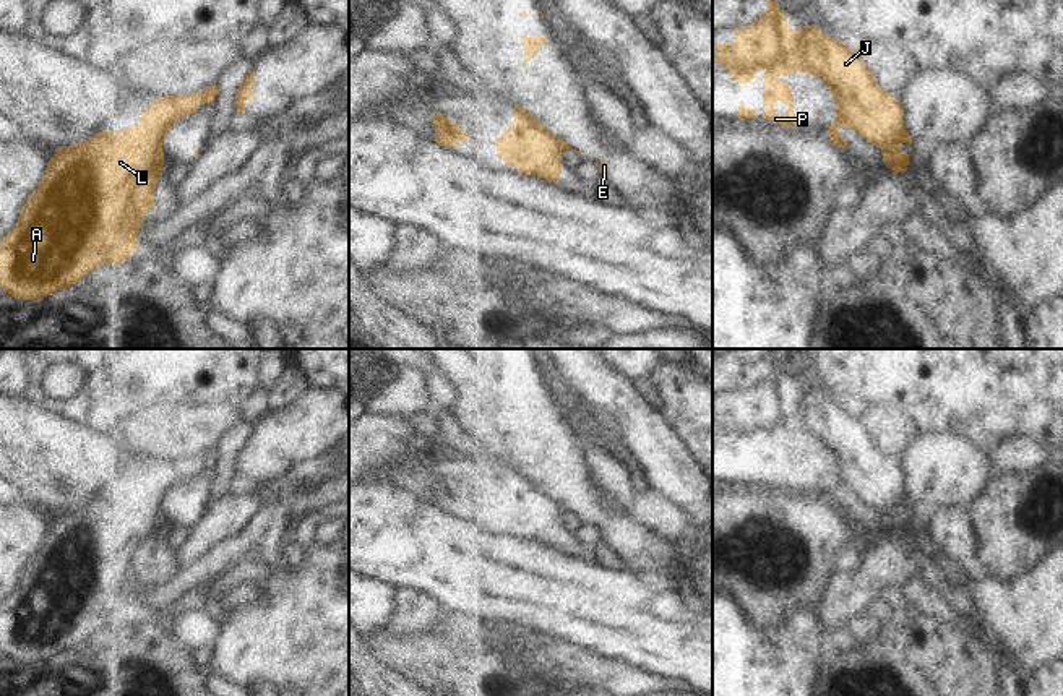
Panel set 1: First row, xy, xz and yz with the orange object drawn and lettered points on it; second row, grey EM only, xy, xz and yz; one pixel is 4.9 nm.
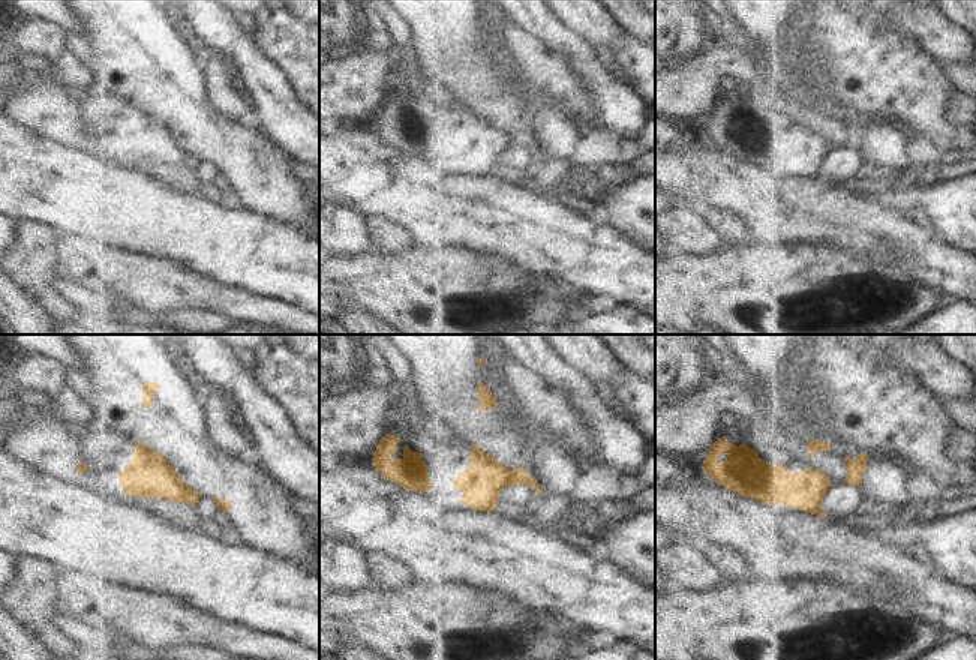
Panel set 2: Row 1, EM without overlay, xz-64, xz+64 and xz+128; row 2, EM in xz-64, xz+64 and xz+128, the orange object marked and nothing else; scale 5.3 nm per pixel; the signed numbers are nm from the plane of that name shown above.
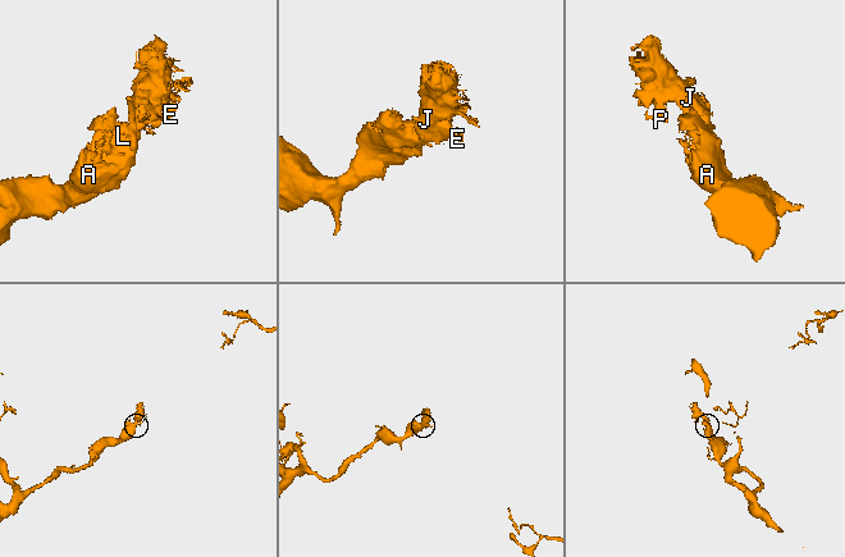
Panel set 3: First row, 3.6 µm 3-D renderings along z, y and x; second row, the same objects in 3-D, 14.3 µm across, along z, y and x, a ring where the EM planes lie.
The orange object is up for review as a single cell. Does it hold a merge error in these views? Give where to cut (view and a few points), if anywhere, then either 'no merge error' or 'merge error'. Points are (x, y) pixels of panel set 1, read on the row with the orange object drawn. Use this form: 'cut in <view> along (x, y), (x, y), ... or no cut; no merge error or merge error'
no cut; no merge error

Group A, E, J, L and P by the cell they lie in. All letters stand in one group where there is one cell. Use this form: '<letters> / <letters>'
A E J L P

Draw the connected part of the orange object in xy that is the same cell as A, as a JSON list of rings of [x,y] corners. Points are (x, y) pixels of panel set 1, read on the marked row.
[[[217,86],[185,96],[156,97],[146,105],[133,128],[102,130],[73,146],[55,149],[39,187],[26,200],[15,227],[0,238],[0,289],[19,300],[39,300],[65,290],[96,266],[123,263],[138,248],[140,226],[154,206],[154,188],[164,165],[162,140],[172,123],[198,105],[214,101]]]

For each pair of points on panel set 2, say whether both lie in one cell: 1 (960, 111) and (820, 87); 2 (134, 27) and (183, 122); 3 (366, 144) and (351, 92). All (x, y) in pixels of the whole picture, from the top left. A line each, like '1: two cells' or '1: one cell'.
1: two cells
2: one cell
3: two cells

